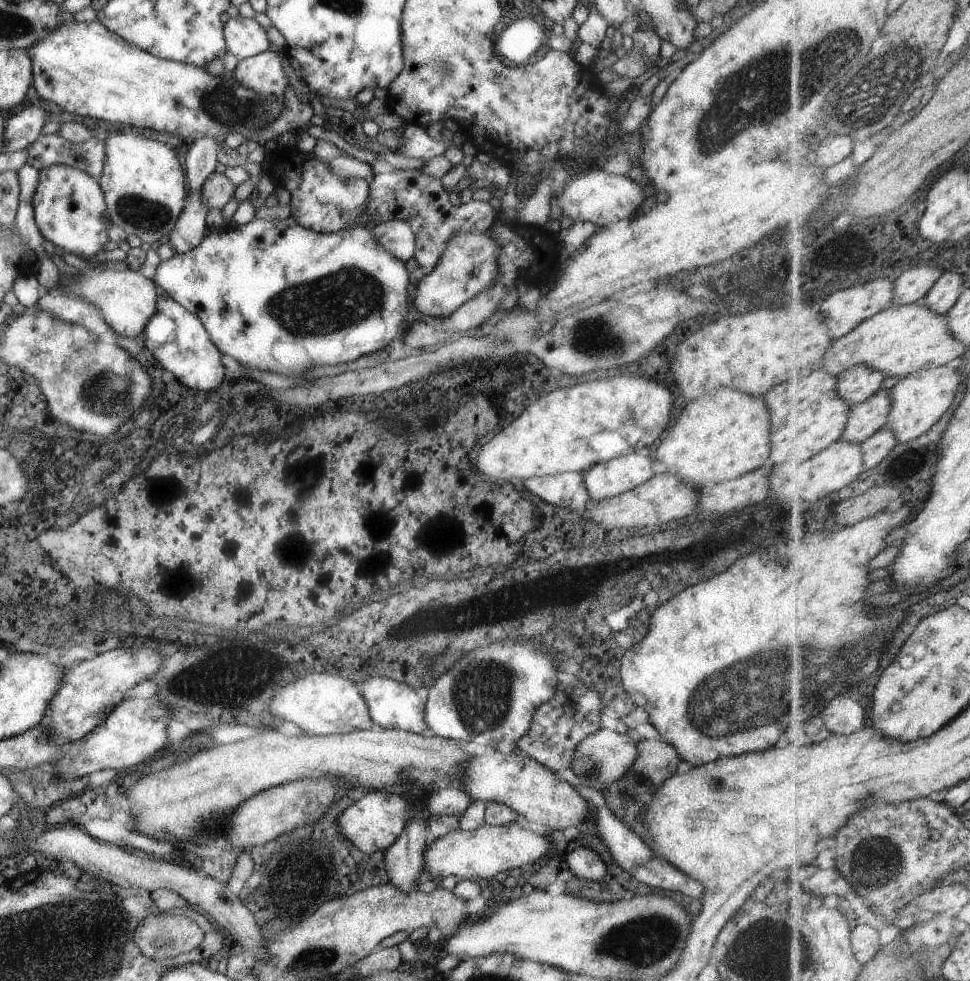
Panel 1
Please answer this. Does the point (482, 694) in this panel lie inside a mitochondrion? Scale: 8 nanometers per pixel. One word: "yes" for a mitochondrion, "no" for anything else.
yes

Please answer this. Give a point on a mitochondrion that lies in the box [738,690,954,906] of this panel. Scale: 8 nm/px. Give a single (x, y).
(877, 864)

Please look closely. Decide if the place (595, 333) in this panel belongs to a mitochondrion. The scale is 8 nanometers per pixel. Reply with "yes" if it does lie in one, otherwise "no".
yes

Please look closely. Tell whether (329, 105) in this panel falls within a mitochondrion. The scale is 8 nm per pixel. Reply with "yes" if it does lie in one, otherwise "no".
no

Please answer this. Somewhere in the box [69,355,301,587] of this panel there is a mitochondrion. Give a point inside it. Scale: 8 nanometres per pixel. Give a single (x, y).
(106, 392)

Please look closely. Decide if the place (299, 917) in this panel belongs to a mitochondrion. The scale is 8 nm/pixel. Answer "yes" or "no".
no

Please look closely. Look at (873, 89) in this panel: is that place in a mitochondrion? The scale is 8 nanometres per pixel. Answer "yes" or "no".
yes

